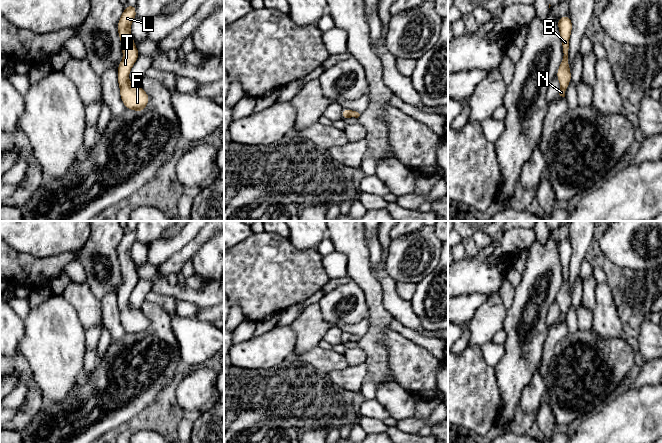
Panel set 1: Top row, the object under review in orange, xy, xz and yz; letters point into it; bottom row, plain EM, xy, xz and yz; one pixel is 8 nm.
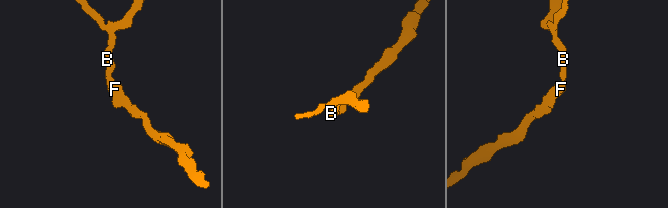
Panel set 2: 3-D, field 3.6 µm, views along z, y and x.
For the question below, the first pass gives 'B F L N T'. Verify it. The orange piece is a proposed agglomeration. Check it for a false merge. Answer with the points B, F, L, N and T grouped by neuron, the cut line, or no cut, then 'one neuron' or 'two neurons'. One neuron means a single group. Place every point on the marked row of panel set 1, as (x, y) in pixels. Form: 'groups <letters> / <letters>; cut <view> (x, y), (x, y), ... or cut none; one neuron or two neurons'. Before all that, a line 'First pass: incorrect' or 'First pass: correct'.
First pass: correct
groups B F L N T; cut none; one neuron

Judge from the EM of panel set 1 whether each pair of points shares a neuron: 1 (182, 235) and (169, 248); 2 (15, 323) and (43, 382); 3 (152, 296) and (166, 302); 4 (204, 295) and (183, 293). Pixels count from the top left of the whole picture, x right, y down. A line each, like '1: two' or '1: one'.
1: one
2: two
3: one
4: one

